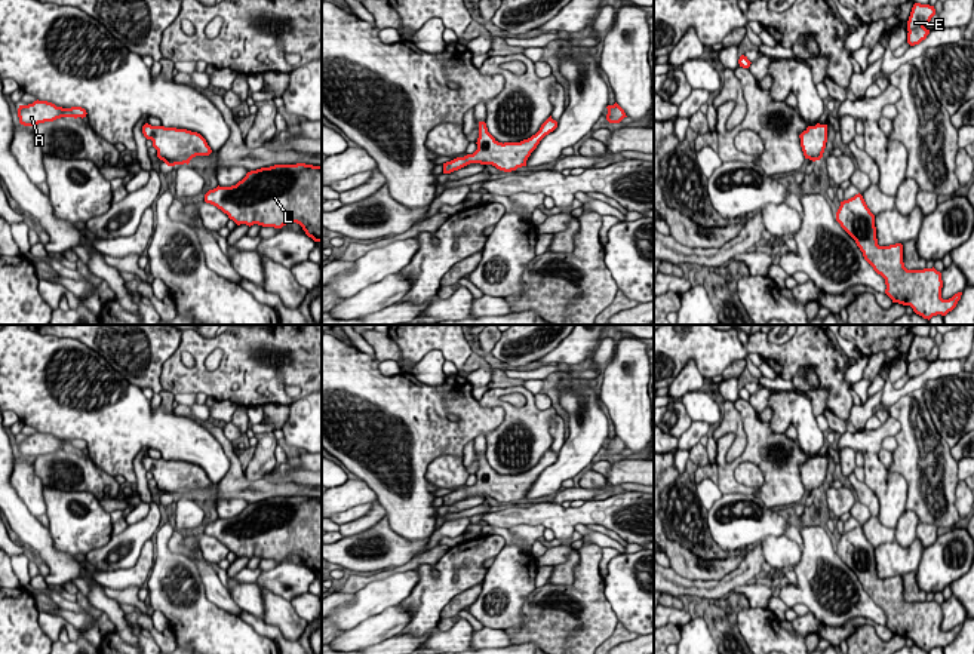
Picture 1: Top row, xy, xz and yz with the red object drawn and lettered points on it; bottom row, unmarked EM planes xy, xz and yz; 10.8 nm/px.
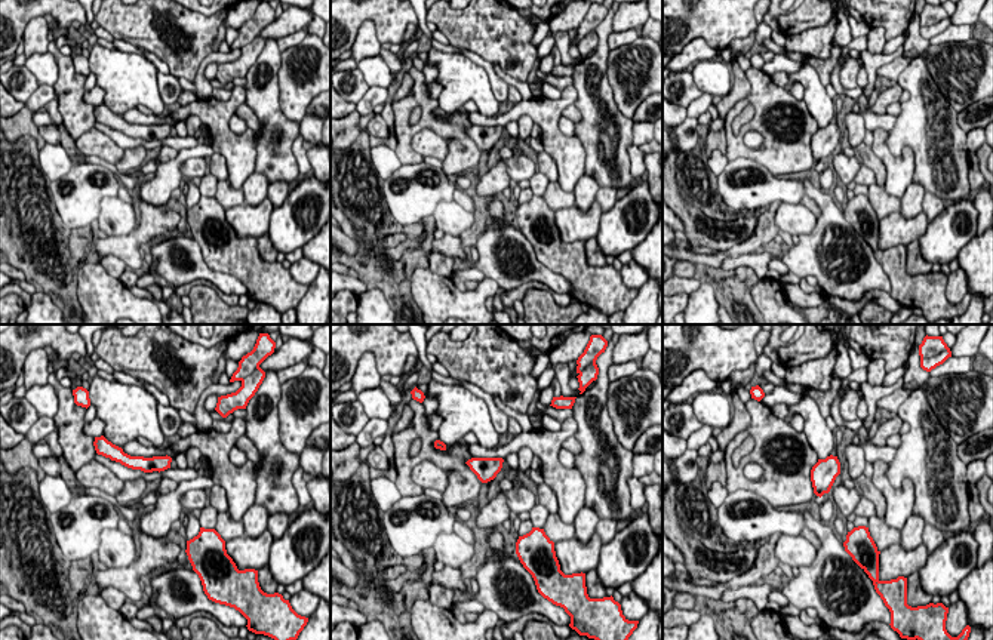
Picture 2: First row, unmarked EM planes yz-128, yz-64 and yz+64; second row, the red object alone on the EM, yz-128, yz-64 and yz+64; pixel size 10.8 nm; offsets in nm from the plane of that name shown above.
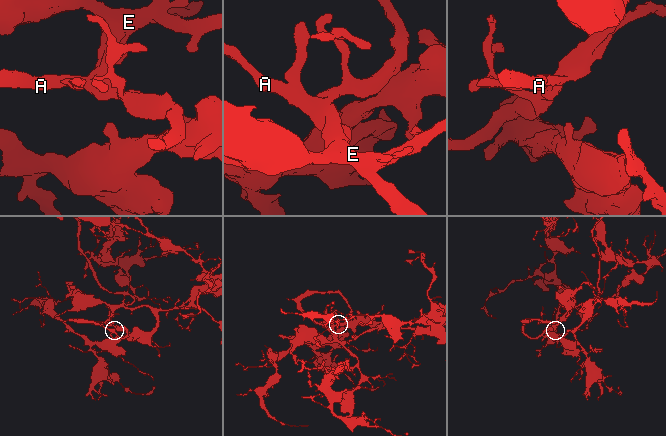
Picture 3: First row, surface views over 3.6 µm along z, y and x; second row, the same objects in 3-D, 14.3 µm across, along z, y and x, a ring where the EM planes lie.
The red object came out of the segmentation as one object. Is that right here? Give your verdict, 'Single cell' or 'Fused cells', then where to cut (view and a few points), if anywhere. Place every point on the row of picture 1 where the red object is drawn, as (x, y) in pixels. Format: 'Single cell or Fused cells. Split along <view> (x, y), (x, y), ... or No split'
Single cell. No split

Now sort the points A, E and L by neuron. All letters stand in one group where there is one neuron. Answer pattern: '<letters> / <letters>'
A E L

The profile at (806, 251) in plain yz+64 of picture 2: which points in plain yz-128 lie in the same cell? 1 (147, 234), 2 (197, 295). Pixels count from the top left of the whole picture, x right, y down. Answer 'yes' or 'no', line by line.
1: no
2: no

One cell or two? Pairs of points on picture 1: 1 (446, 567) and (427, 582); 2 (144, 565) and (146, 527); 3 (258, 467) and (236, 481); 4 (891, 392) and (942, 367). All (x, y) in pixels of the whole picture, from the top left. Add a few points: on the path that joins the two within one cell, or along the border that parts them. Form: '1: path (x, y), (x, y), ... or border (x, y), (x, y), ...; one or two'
1: path (445, 573), (433, 582); one
2: border (150, 539), (143, 546), (132, 567); two
3: path (252, 473), (242, 481); one
4: path (903, 390), (930, 374); one

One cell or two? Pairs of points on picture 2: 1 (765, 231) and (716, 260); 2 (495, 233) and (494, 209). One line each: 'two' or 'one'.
1: one
2: one

